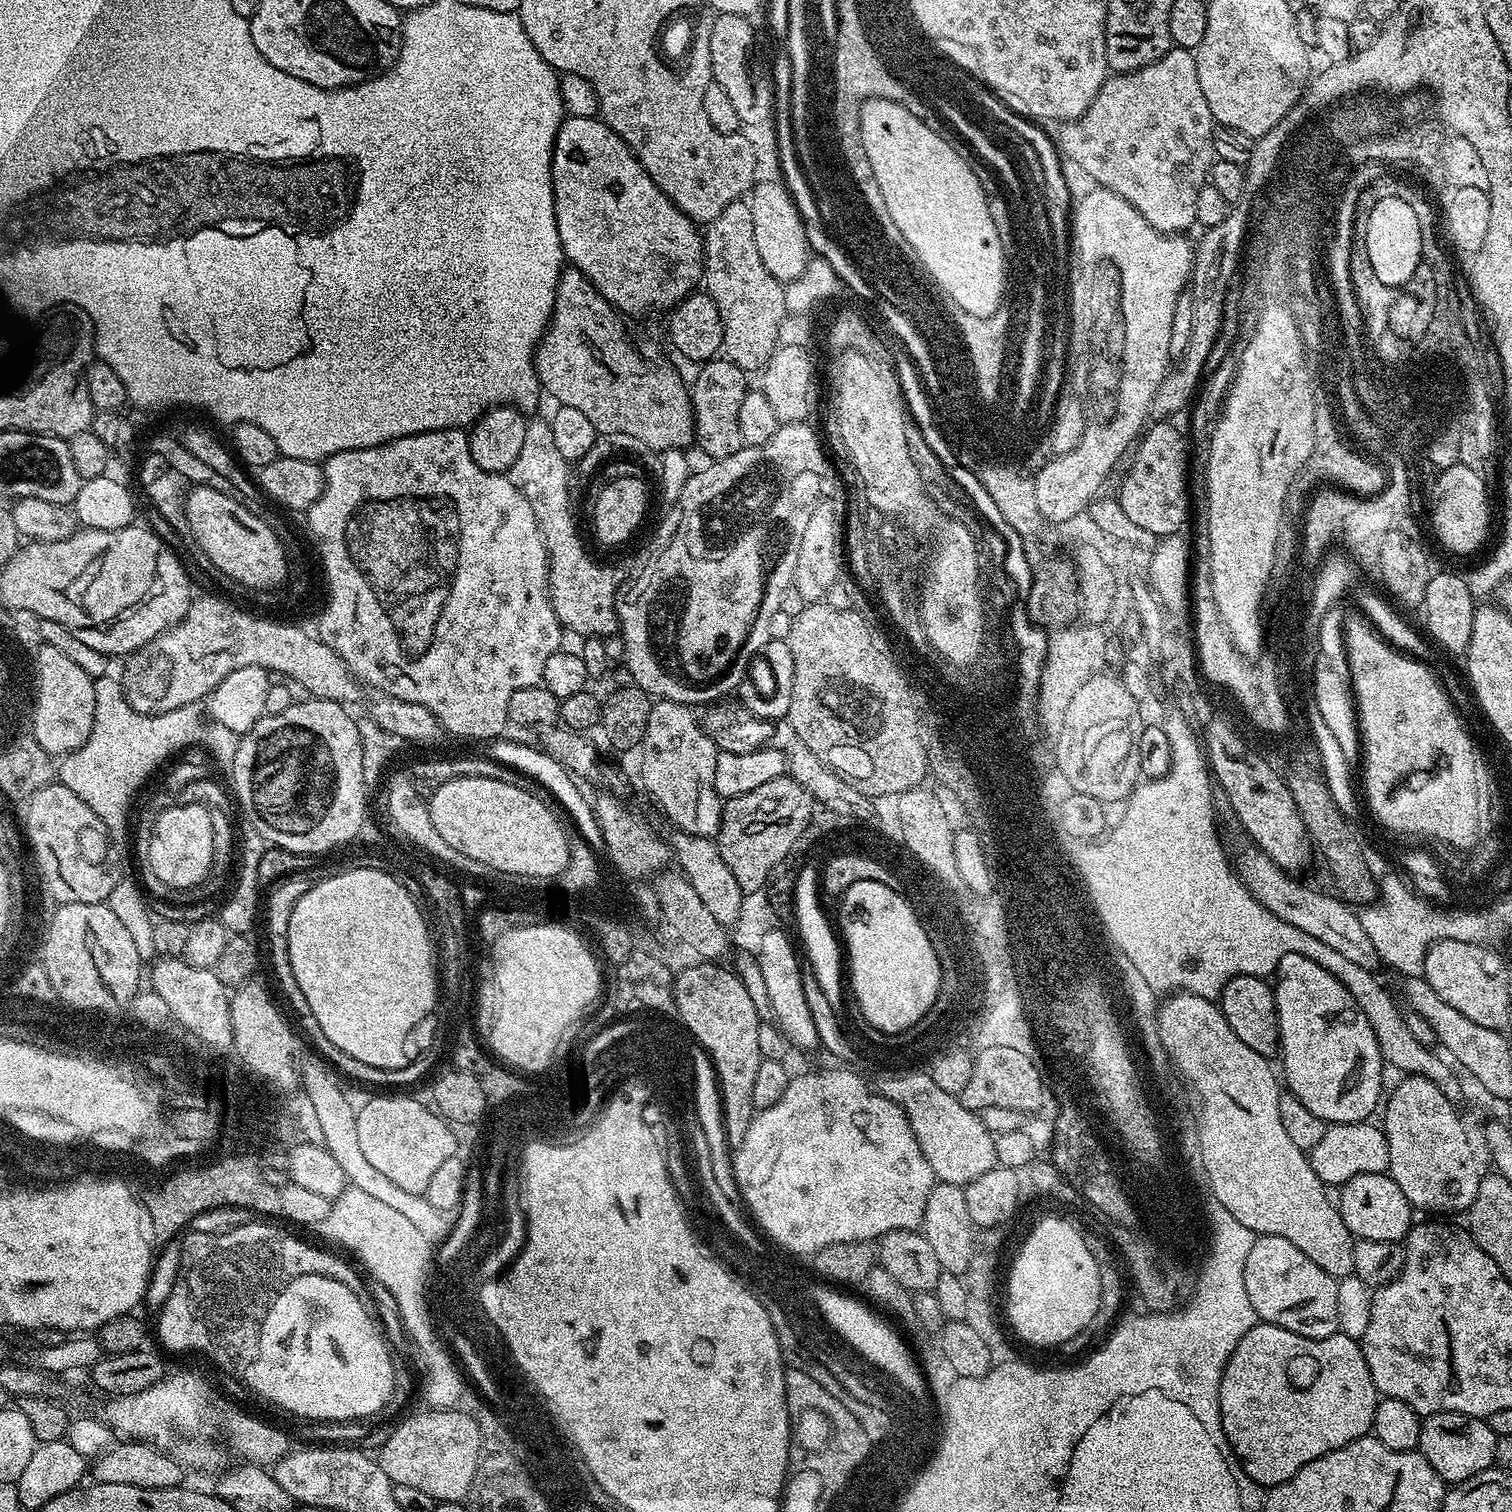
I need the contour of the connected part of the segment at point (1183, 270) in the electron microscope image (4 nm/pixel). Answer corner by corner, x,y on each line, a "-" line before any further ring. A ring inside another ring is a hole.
1099,186
1093,187
1091,189
1093,192
1088,192
1084,197
1079,197
1078,203
1075,205
1074,213
1074,243
1071,245
1070,251
1070,327
1068,329
1068,352
1067,352
1067,363
1070,365
1070,384
1072,382
1073,386
1077,388
1078,397
1083,404
1084,414
1085,414
1085,429
1082,430
1081,440
1078,442
1076,448
1072,448
1069,453
1059,453
1056,455
1053,461
1050,461
1043,466
1043,468
1038,469
1034,472
1034,479
1031,481
1032,483
1032,491
1031,491
1031,499
1034,501
1034,512
1037,517
1041,521
1049,520
1050,523
1054,524
1054,526
1061,526
1066,523
1066,521
1076,514
1079,511
1082,511
1084,508
1088,507
1088,504
1095,500
1097,497
1101,495
1102,490
1100,487
1103,486
1104,483
1108,480
1108,475
1111,474
1112,471
1116,468
1116,463
1119,462
1120,459
1124,456
1124,451
1127,450
1137,441
1137,438
1145,431
1146,423
1144,424
1144,419
1147,418
1148,412
1151,413
1153,411
1152,407
1152,399
1156,396
1156,391
1158,390
1158,386
1164,380
1164,376
1170,370
1170,326
1174,322
1174,306
1178,302
1178,298
1183,292
1189,287
1190,281
1192,279
1192,268
1193,268
1193,253
1194,253
1194,244
1191,240
1188,241
1189,238
1184,234
1169,234
1167,232
1159,232
1158,230
1154,230
1154,226
1150,226
1150,222
1146,222
1146,218
1142,218
1142,214
1138,214
1138,210
1134,210
1134,206
1130,206
1130,202
1126,202
1126,198
1122,198
1118,194
1114,194
1109,188
1102,188

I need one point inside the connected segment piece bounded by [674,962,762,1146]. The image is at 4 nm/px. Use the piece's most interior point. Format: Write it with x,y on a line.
717,1012

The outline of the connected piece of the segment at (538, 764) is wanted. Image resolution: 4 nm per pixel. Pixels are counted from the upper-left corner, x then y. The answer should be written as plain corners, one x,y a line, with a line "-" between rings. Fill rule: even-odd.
496,738
489,741
484,749
485,756
490,760
499,762
499,764
512,768
519,772
525,779
534,780
540,788
551,790
556,795
558,806
565,812
568,812
573,822
578,828
577,835
595,852
603,851
604,839
602,838
601,827
597,825
595,809
590,800
586,800
581,790
576,786
577,781
560,760
553,758
552,754
545,749
538,749
534,746
508,740
509,738

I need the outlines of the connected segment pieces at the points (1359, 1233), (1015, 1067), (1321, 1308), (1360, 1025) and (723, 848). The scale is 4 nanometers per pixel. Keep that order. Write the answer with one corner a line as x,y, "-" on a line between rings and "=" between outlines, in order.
1358,1174
1350,1178
1339,1189
1338,1207
1340,1216
1352,1231
1353,1237
1361,1240
1374,1239
1400,1242
1407,1236
1414,1223
1414,1207
1407,1200
1402,1190
1388,1174
=
991,1047
980,1056
979,1064
970,1070
970,1078
966,1078
966,1086
962,1086
958,1095
968,1112
979,1114
990,1106
1002,1106
1006,1110
1027,1114
1044,1100
1044,1080
1040,1072
1038,1065
1024,1060
1019,1052
=
1257,1236
1250,1254
1246,1257
1244,1285
1246,1294
1250,1294
1250,1306
1254,1306
1257,1317
1265,1324
1282,1326
1294,1334
1302,1334
1311,1340
1321,1340
1327,1336
1337,1335
1338,1329
1338,1290
1337,1277
1326,1274
1322,1266
1314,1266
1298,1246
1286,1242
1286,1238
1277,1236
=
1302,954
1283,956
1274,976
1276,1018
1280,1027
1278,1060
1284,1063
1283,1083
1292,1086
1295,1080
1308,1080
1306,1103
1310,1114
1328,1124
1359,1124
1367,1121
1376,1103
1381,1103
1380,1091
1384,1088
1386,1065
1366,1016
1356,1007
1354,998
1346,988
1328,970
1322,970
1316,962
1310,962
1310,958
1302,958
=
785,774
765,782
746,794
723,801
720,828
714,837
722,862
730,866
738,886
746,894
765,887
770,870
796,848
798,838
807,829
814,811
814,799
798,781

